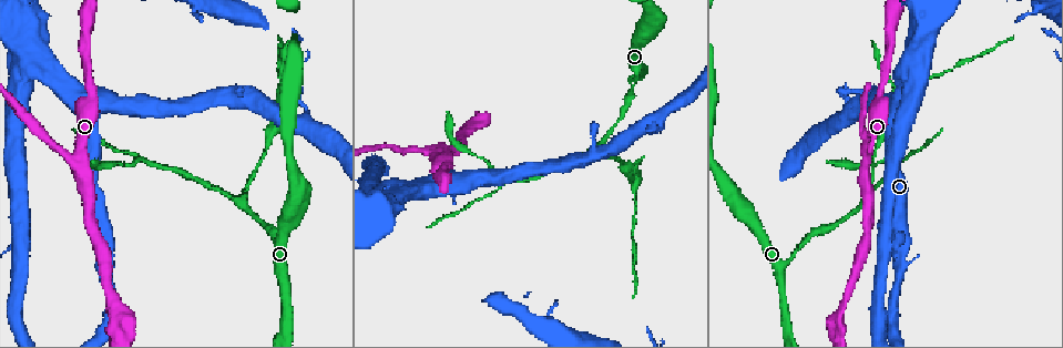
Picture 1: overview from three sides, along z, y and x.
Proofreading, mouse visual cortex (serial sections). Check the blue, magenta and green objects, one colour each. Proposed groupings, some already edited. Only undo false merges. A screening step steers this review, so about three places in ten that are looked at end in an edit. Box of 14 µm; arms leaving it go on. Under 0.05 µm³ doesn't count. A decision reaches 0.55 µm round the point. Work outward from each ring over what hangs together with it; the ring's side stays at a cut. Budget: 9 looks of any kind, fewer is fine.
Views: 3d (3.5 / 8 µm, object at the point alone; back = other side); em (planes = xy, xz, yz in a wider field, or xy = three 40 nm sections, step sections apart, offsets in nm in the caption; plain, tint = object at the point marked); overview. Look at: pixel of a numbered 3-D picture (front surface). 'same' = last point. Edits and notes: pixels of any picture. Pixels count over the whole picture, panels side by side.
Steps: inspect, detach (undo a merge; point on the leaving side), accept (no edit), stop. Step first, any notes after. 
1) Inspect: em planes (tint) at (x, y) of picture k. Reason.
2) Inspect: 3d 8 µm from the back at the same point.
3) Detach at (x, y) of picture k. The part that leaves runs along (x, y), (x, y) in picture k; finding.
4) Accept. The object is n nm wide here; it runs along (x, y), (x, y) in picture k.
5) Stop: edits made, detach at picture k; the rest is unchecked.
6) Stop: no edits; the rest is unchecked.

Inspect: 3d 8 µm at (433, 152) of picture 1. Three-way junction.

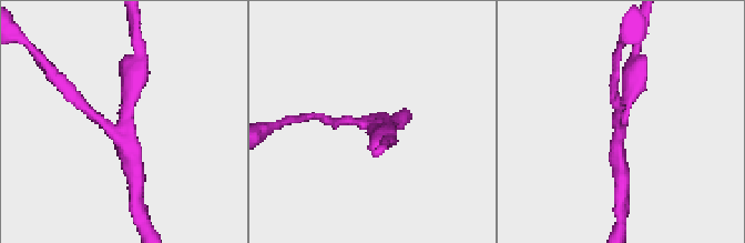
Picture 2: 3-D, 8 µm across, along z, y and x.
Inspect: em xy step 2 (tint) at (129, 127) of picture 2. 3 arms meet here; the arms are 250, 250, 500 nm wide.

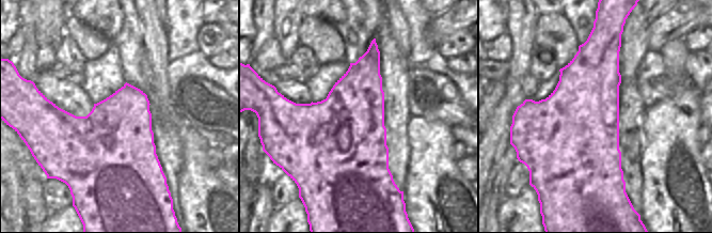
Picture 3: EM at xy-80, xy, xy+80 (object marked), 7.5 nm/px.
Accept. It runs along (630, 95), (623, 108), (618, 157) in picture 2; all the same cell.

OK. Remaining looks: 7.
Inspect: 3d 3.5 µm at (597, 143) of picture 1. Three-way junction.

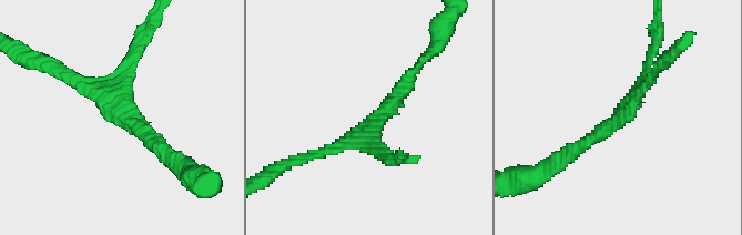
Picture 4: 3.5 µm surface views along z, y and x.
Inspect: em xy step 5 (tint) at (123, 106) of picture 4. 3 arms meet here; the arms are 150, 150, 200 nm wide.

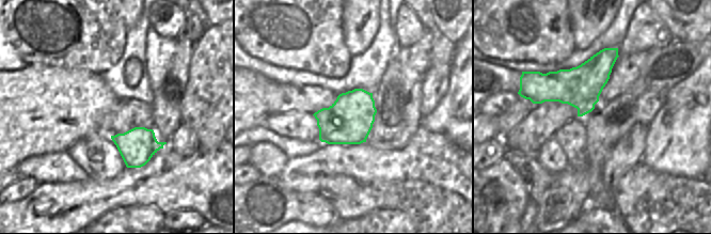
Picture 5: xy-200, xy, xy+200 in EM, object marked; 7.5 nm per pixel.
Accept. The object is 360 nm wide here; it runs along (578, 147), (621, 118), (656, 46) in picture 4; continuous, no second cell.

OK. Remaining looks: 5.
Inspect: 3d 3.5 µm at (149, 164) of picture 1. A fork.

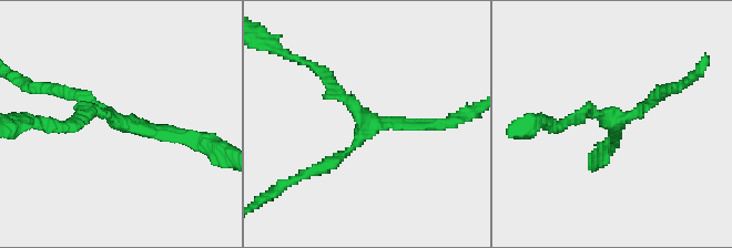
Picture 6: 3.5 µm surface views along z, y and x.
Inspect: em xy step 2 (tint) at (617, 125) of picture 6.

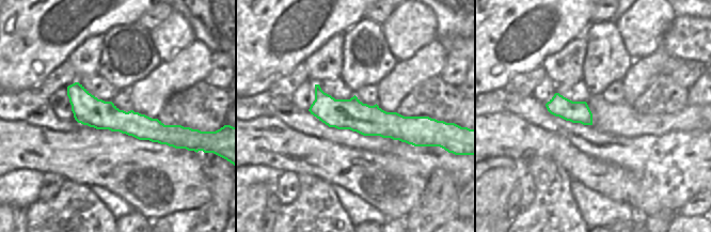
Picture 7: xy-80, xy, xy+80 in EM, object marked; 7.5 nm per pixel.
Accept. The arms are 150, 150, 150 nm wide; it runs along (448, 123), (374, 126), (326, 75) in picture 6; one cell here.

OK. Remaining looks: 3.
Inspect: 3d 8 µm from the back at (635, 207) of picture 1. A narrow waist.

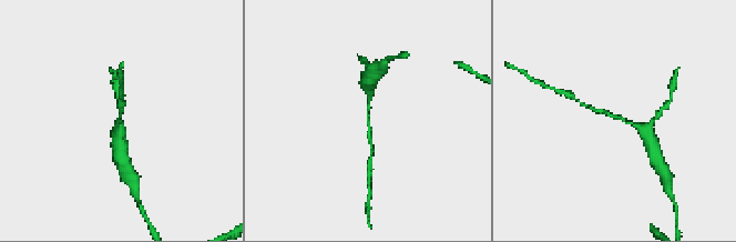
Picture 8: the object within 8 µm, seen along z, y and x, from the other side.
Inspect: 3d 3.5 µm at (369, 114) of picture 8. Closer look.

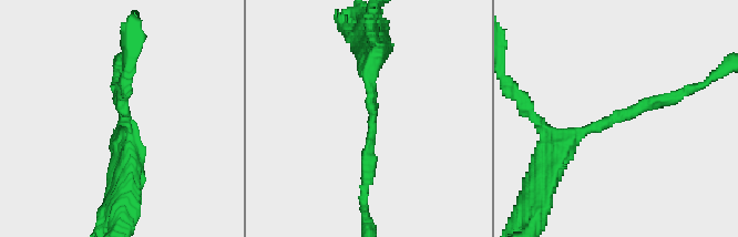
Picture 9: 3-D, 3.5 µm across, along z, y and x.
Inspect: em xy step 3 (tint) at (621, 118) of picture 9. The arms are 200, 250 nm wide; now the EM.

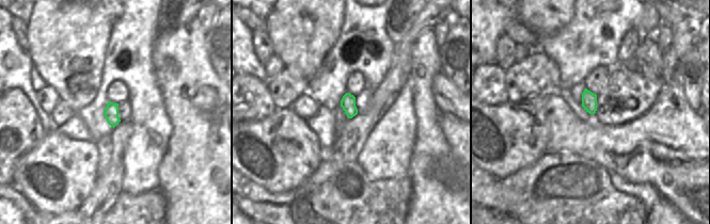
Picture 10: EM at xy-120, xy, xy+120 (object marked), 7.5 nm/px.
Accept. All the same cell.

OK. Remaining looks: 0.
Stop: no edits; the rest is unchecked.

